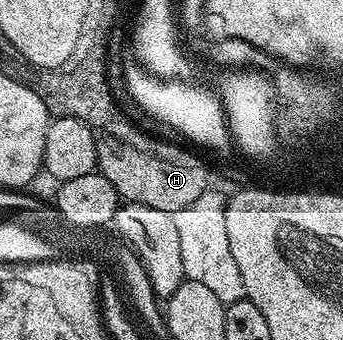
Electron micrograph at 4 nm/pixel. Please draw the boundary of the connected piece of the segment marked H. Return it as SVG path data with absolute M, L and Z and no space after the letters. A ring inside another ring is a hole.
M147 131L147 139L141 139L133 145L133 141L125 141L125 153L108 153L107 157L117 157L119 161L129 163L103 163L99 170L109 180L111 187L115 187L118 198L122 202L142 205L143 207L155 207L155 211L167 211L175 214L181 208L195 202L195 199L203 195L209 189L207 185L207 167L200 156L182 147L178 153L173 151L174 142L162 139L155 135L153 143L153 159L149 157L149 140L154 134ZM135 149L135 151L133 151Z

